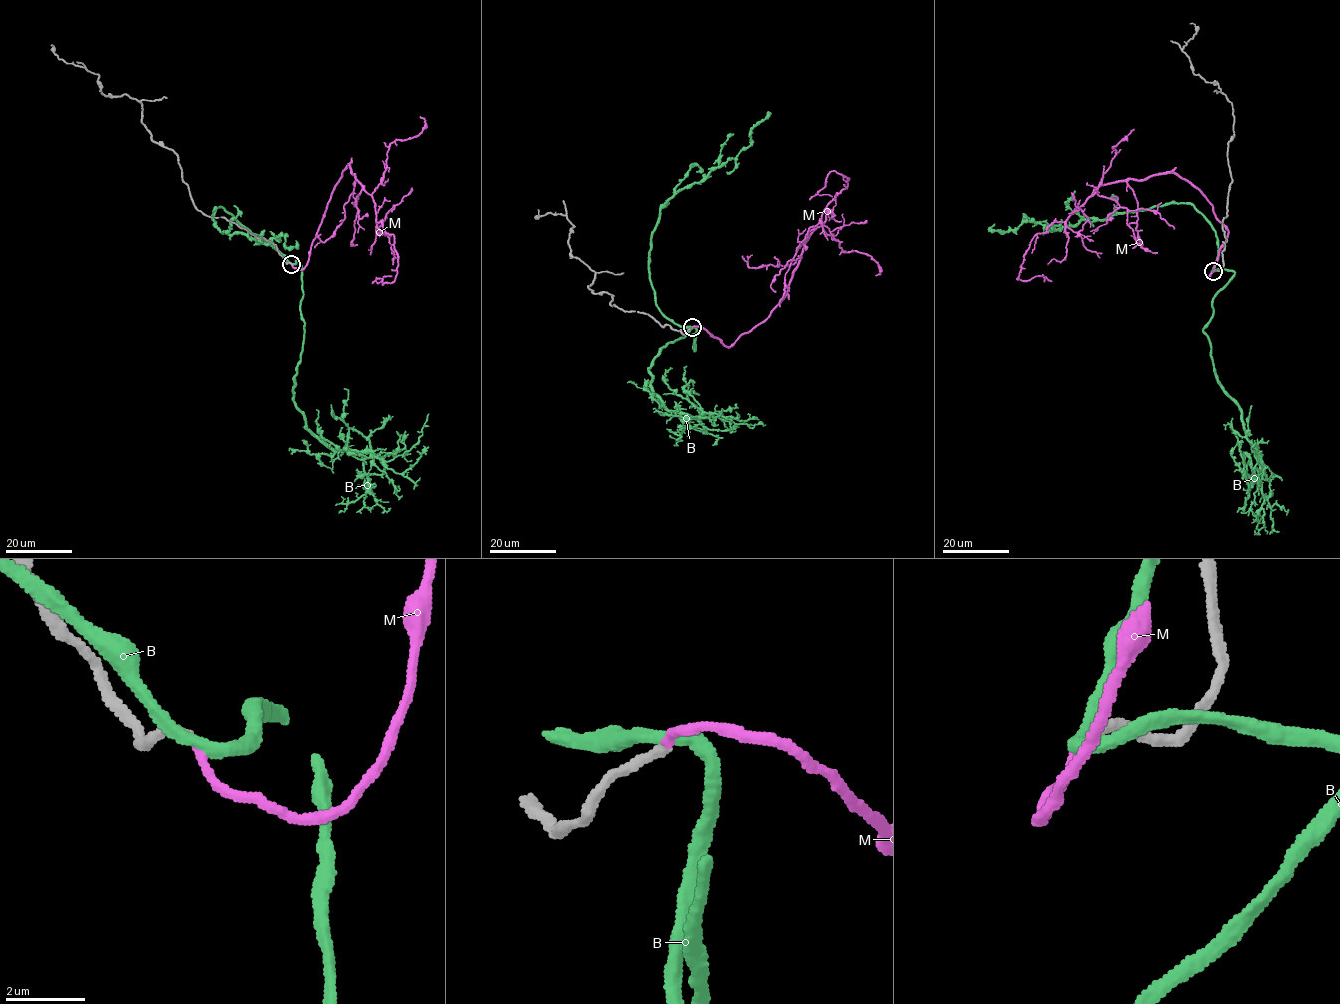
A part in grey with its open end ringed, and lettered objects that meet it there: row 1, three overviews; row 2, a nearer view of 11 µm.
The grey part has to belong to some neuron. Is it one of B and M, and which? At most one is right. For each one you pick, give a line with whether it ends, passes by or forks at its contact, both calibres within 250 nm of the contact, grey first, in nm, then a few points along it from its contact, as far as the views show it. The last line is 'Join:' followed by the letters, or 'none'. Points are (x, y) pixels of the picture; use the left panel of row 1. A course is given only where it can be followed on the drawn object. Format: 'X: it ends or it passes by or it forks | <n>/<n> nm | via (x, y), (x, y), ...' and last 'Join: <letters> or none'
M: it ends | 240/240 nm | via (291, 264), (306, 265), (348, 164), (370, 194), (377, 222), (394, 238), (395, 279), (376, 281), (391, 276)
Join: M

